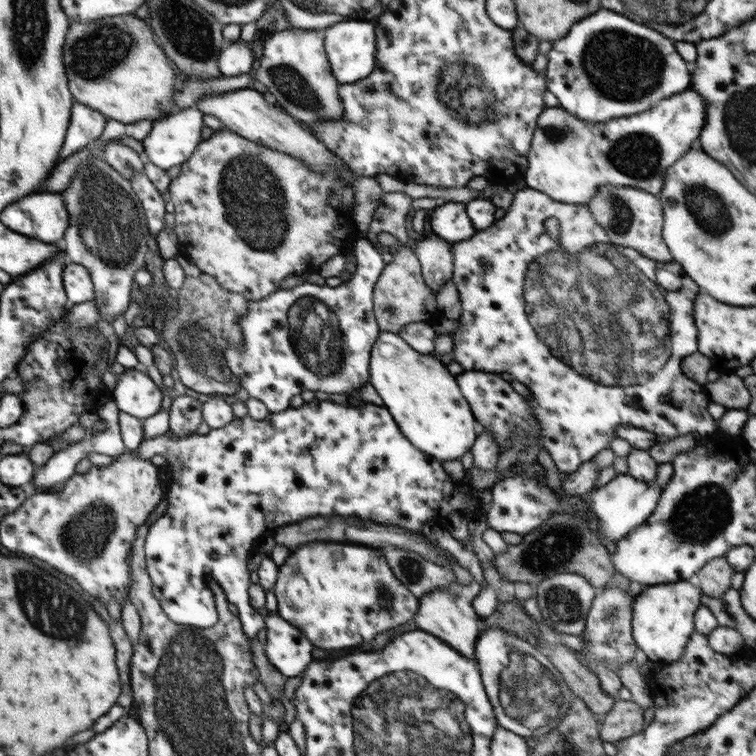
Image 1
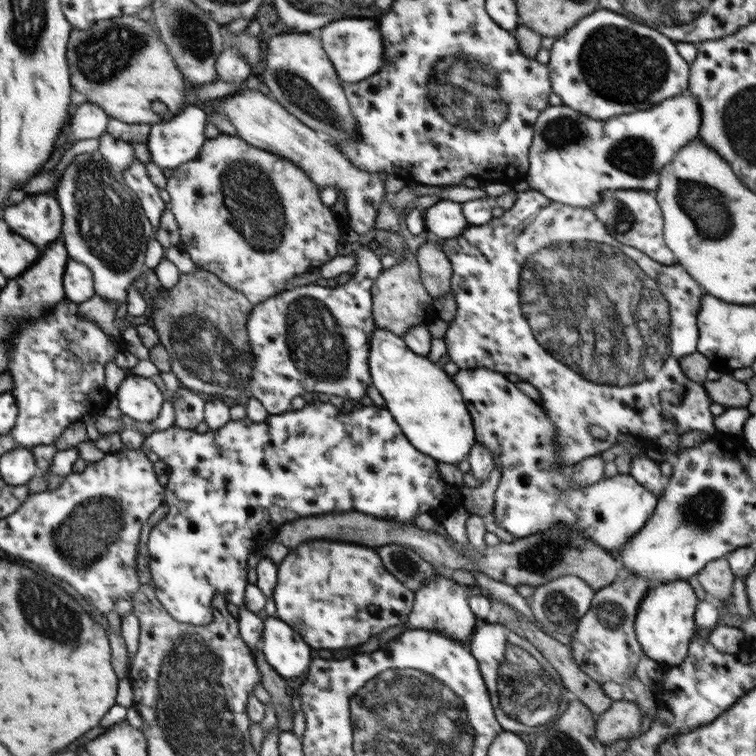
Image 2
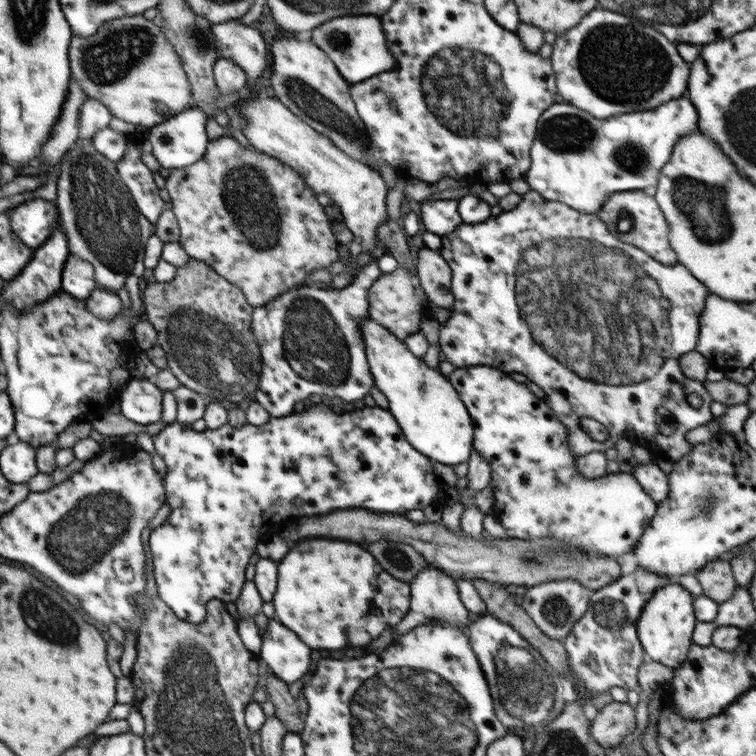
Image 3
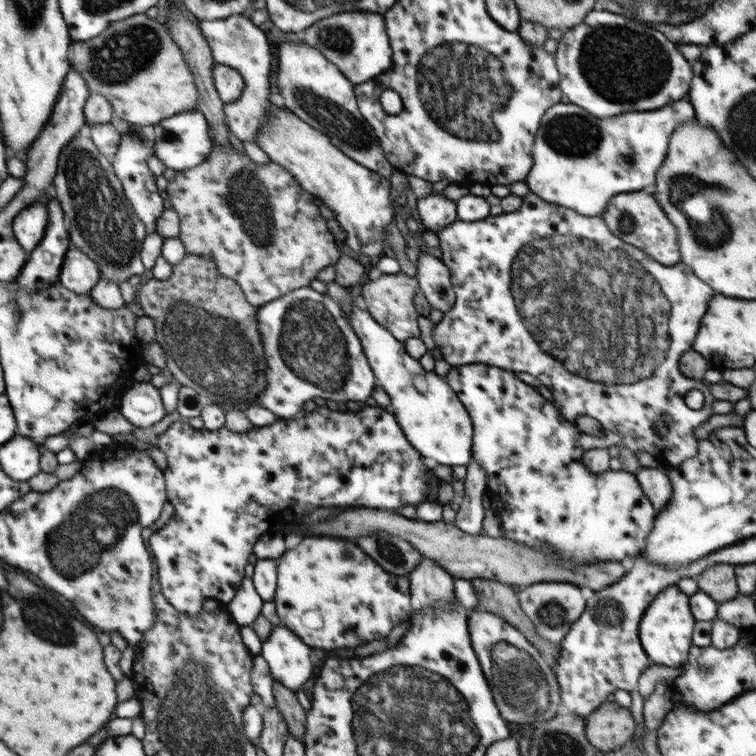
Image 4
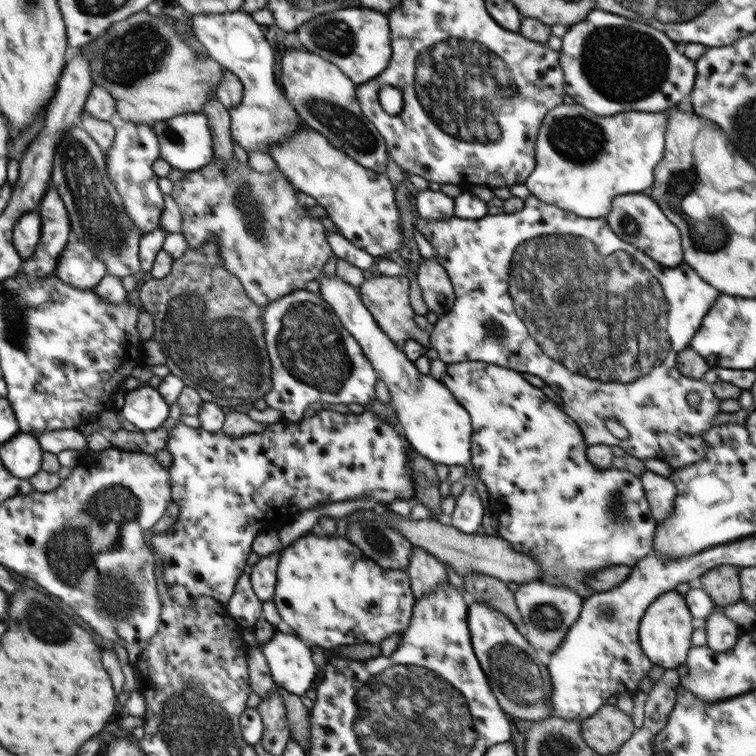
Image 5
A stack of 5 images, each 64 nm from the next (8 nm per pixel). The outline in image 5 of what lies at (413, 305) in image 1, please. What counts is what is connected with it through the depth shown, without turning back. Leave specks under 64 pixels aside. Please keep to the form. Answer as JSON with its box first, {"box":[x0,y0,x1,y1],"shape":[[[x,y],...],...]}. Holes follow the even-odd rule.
{"box":[358,274,422,350],"shape":[[[406,274],[398,276],[378,275],[372,279],[366,279],[358,288],[361,301],[366,305],[367,310],[372,314],[378,327],[386,336],[402,350],[408,339],[422,338],[422,329],[418,328],[413,321],[416,314],[410,306],[410,280]]]}

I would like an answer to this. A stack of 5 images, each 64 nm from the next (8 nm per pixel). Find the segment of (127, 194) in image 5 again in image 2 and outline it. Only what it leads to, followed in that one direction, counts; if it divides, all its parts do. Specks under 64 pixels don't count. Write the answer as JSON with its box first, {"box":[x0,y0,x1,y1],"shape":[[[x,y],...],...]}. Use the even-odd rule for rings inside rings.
{"box":[122,158,167,230],"shape":[[[134,158],[134,161],[128,165],[128,169],[122,171],[122,175],[126,185],[138,198],[138,204],[143,209],[143,214],[152,224],[154,230],[158,229],[167,205],[160,198],[159,189],[149,178],[146,165]]]}

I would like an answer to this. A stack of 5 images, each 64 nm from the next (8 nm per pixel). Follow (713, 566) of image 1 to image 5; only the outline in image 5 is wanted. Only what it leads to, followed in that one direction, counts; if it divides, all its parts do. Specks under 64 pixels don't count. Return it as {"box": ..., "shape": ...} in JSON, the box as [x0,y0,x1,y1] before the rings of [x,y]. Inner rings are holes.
{"box":[697,565,743,606],"shape":[[[720,565],[705,572],[697,581],[716,606],[730,606],[743,600],[740,588],[740,567]]]}

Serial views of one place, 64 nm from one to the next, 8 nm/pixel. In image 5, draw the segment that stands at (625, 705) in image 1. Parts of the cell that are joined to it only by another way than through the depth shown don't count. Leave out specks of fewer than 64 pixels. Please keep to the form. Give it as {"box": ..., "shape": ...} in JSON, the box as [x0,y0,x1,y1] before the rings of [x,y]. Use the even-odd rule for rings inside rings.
{"box":[580,700,636,755],"shape":[[[613,700],[603,705],[592,716],[586,718],[580,726],[582,739],[600,755],[617,753],[620,747],[636,732],[632,718],[626,712],[619,710]]]}

